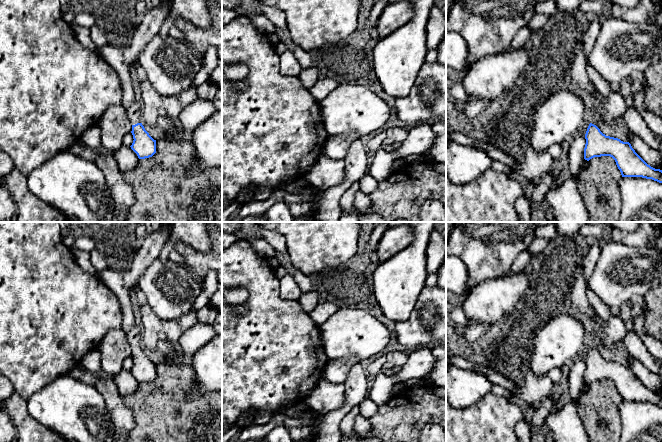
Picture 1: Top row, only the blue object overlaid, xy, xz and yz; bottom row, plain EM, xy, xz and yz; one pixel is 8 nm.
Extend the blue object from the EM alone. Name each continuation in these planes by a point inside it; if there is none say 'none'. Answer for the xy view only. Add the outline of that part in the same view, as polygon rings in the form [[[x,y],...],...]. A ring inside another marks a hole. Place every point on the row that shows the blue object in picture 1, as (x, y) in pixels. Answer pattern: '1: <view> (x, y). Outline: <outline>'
1: xy (134, 112). Outline: [[[136,101],[126,109],[126,113],[132,125],[142,122],[142,108]]]

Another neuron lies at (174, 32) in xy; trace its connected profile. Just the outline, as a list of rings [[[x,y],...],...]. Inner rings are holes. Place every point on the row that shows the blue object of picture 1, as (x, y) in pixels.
[[[175,26],[170,28],[169,35],[176,38],[176,39],[178,39],[182,43],[186,42],[185,38],[184,38],[184,33],[181,30],[179,30],[178,28],[176,28]]]

